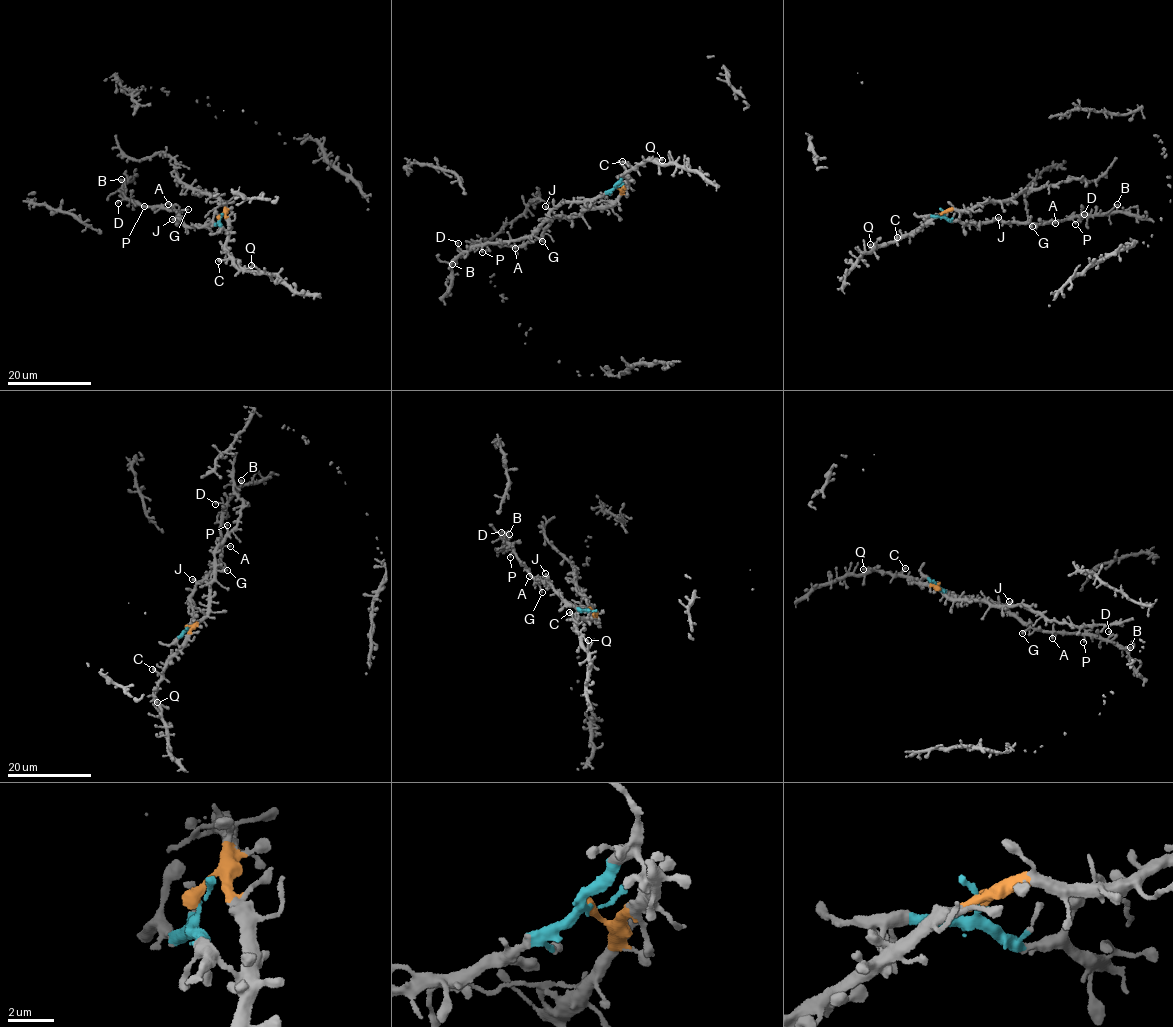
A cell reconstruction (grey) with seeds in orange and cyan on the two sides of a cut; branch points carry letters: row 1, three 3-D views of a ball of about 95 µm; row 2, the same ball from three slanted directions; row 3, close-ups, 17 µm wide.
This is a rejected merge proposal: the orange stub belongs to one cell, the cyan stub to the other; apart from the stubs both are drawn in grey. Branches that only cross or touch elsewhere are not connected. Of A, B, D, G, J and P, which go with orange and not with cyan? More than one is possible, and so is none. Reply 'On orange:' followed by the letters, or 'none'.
On orange: none

